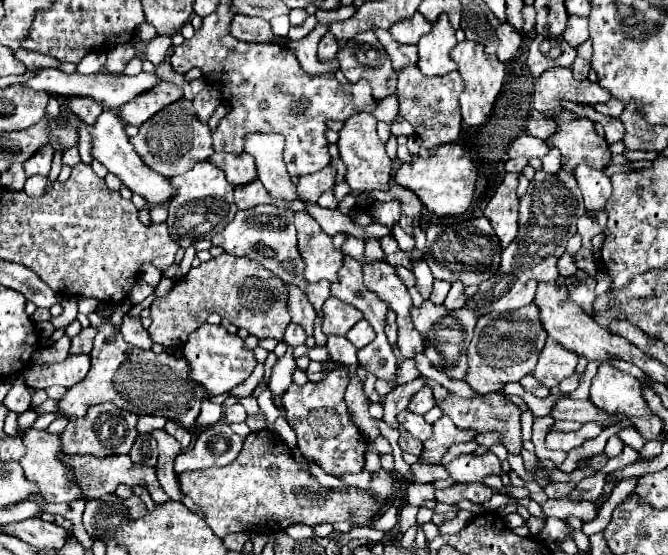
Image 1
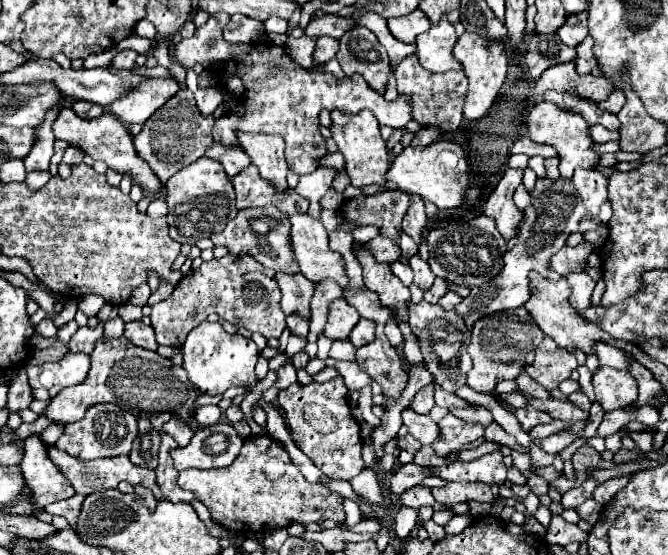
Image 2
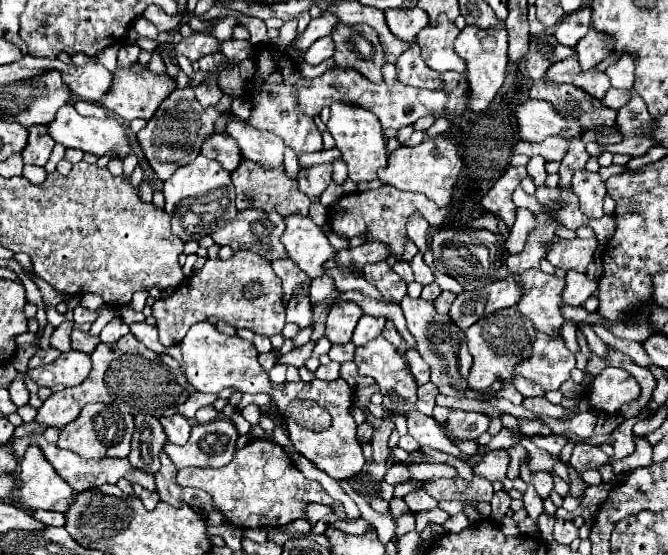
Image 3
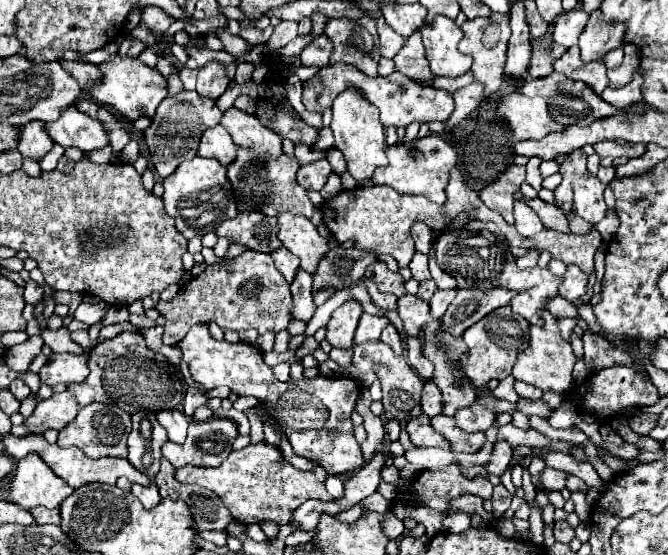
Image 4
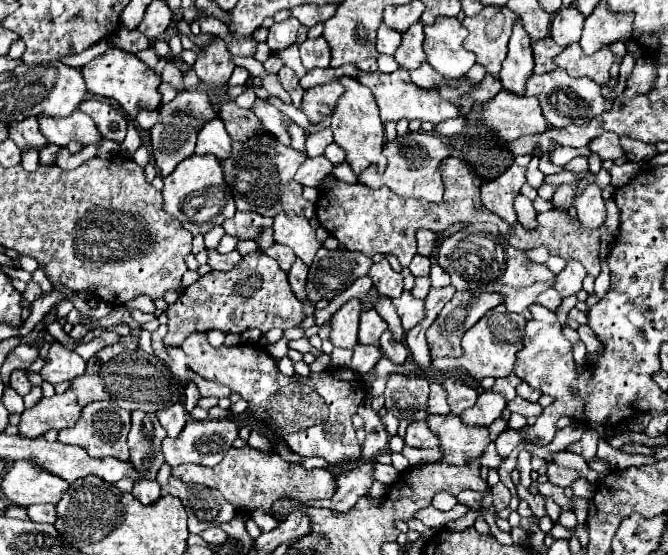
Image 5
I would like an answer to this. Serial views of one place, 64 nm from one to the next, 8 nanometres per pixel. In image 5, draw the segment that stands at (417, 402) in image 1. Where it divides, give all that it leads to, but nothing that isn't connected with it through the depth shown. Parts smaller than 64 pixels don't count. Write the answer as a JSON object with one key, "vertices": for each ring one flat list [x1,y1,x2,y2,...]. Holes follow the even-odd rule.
{"vertices":[[432,382,432,384,430,384,428,412,430,412,430,414,448,414,448,412,450,412,448,398,446,398,444,384,442,384,442,382]]}

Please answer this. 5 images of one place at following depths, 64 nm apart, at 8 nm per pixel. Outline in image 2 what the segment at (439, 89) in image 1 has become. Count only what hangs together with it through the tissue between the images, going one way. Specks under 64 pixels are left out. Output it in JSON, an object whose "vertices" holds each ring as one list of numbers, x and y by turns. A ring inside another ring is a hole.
{"vertices":[[416,54,404,58,404,62,400,62,394,68,396,74,396,82,398,82,398,92,400,94,408,94,410,102,414,106,412,116,418,122,424,122,426,126,438,124,444,132,452,132,460,126,462,122,462,106,464,106,464,96,468,92,468,80,464,76,464,72,444,72,444,74,434,74,428,72,426,68,420,68,420,62,416,60]]}

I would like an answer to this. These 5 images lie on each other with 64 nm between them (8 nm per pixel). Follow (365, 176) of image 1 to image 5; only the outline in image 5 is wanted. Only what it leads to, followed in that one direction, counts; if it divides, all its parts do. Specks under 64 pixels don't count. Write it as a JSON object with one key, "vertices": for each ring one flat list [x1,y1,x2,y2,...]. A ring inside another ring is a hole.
{"vertices":[[342,76,342,78,338,78,338,82,344,86,346,92,340,96,340,100,334,108,334,114,332,114,334,142,346,150,346,162,352,166,352,170,356,174,360,174,360,170,368,168,370,164,384,162,384,158,382,158,382,146,386,142,384,124,380,120,372,90,364,88,356,78,350,78,350,76]]}

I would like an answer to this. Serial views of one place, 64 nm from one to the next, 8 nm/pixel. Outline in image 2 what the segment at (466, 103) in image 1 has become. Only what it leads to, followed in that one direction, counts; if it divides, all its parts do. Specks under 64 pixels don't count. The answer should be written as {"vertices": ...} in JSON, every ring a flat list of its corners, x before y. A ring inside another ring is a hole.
{"vertices":[[464,32,454,46,454,56,462,62,464,74,468,76,470,82,466,102,464,102,464,118,480,120,492,106,494,98,498,96,500,86,504,84,506,70,508,70,508,52,504,52,504,44,500,44,498,40,484,40,482,36]]}

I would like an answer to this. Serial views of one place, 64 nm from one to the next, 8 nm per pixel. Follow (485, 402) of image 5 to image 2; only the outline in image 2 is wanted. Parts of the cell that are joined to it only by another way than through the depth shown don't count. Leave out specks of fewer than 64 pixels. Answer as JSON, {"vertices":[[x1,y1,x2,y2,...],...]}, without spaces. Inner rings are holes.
{"vertices":[[450,412,438,422,440,426,440,440,432,444,434,452,440,456,450,454,452,450,460,450,466,444,478,440,484,434,484,426,482,424,464,424,464,420,456,420,456,416,452,416]]}

